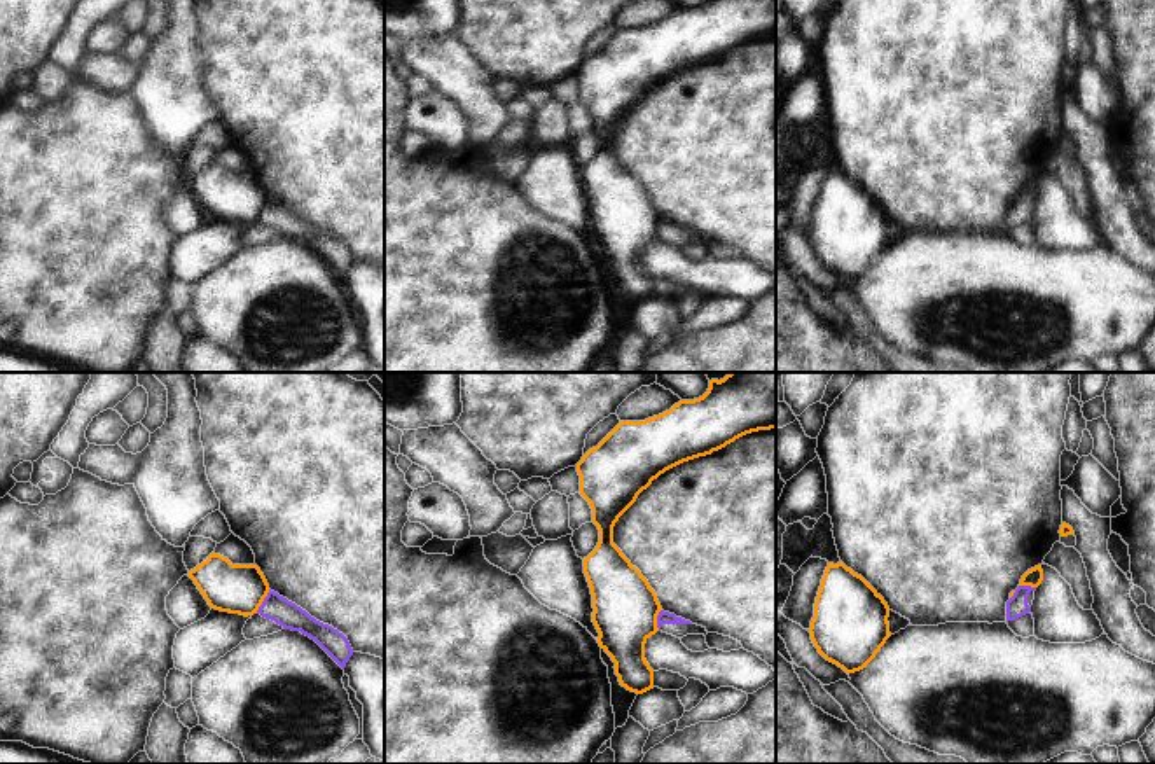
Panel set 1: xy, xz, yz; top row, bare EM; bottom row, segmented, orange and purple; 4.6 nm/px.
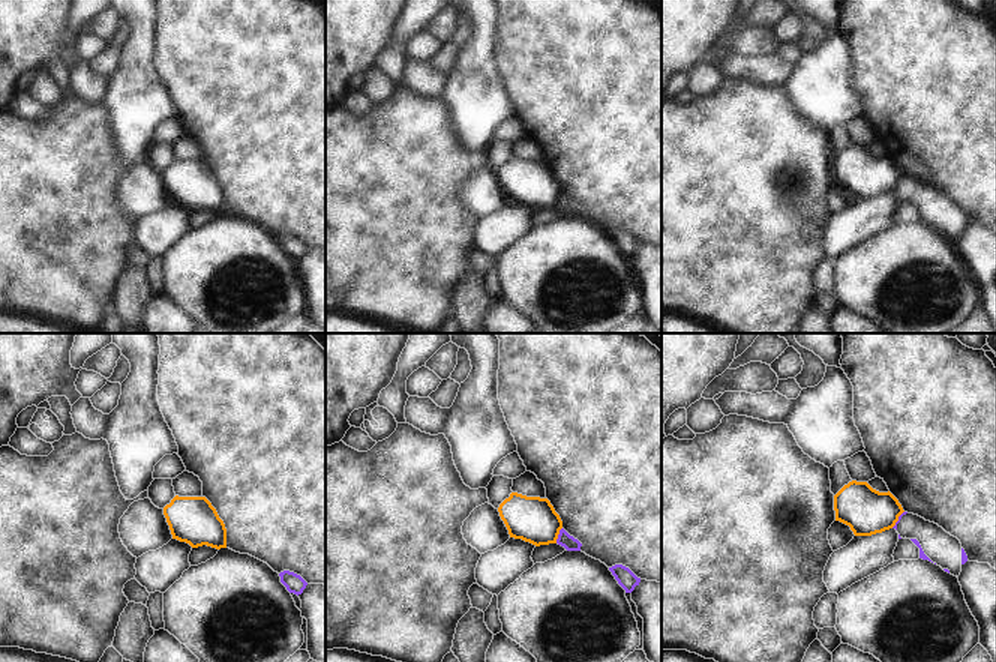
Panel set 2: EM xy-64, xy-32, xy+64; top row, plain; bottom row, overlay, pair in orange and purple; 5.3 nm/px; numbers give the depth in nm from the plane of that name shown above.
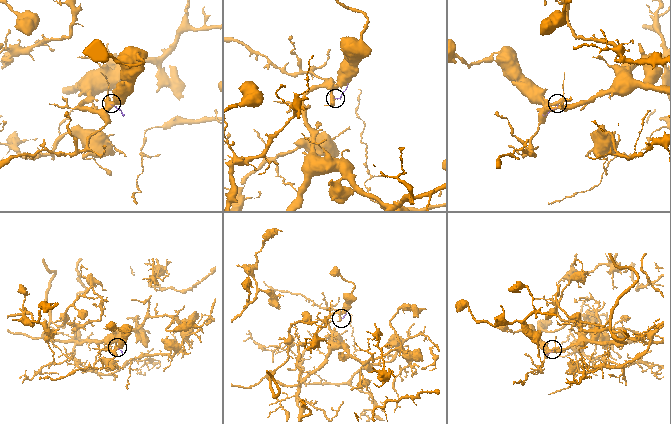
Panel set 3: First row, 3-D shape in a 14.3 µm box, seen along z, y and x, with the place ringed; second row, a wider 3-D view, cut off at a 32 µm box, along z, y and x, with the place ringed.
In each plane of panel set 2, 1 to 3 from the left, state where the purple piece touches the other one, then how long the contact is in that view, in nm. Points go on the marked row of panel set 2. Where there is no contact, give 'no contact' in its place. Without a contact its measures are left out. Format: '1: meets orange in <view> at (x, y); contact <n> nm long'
1: no contact
2: meets orange in xy-32 at (558, 533); contact 90 nm long
3: meets orange in xy+64 at (897, 520); contact 120 nm long

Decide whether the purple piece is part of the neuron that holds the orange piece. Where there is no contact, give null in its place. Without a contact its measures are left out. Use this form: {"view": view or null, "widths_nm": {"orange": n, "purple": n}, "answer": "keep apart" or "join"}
{"view": "xy", "widths_nm": {"orange": 220, "purple": 120}, "answer": "keep apart"}

